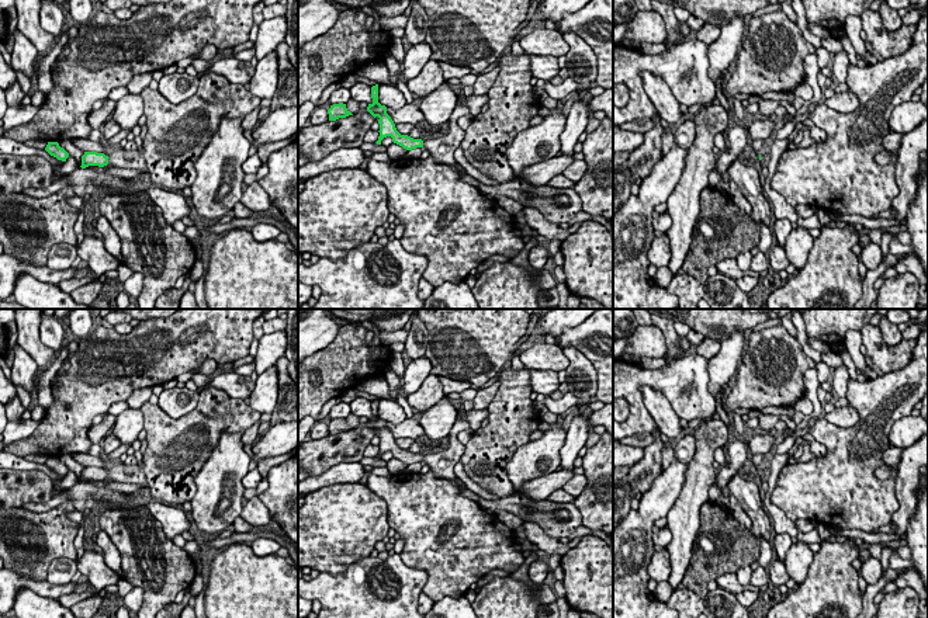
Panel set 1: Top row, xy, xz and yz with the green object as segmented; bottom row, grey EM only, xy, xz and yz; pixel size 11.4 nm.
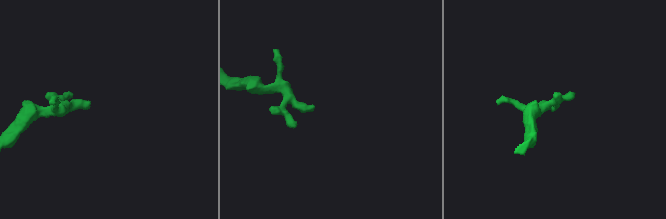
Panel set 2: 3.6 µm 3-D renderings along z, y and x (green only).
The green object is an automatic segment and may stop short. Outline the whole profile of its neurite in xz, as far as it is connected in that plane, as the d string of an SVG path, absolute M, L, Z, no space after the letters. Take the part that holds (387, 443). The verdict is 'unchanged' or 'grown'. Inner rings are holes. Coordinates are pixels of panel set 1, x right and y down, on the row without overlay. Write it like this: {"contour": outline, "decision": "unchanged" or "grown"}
{"contour": "M378 399L371 402L371 413L373 417L368 419L367 426L375 433L378 431L378 438L380 438L380 451L378 455L375 456L377 459L381 459L381 455L387 451L392 452L392 456L402 461L406 465L412 465L416 462L423 462L426 464L433 475L436 478L442 479L449 479L449 480L456 480L458 486L464 490L468 487L465 483L456 476L454 473L454 465L461 459L464 454L465 445L463 445L457 434L461 433L465 428L470 428L470 423L467 420L457 420L450 431L450 440L449 440L449 447L437 454L413 454L408 449L401 449L391 431L387 428L387 421L381 420L378 417Z", "decision": "grown"}

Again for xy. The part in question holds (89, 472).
{"contour": "M115 465L110 471L105 471L104 468L97 466L84 466L82 471L82 483L86 483L89 480L114 480L121 483L138 483L146 486L146 475L143 469L141 469L138 465Z", "decision": "grown"}

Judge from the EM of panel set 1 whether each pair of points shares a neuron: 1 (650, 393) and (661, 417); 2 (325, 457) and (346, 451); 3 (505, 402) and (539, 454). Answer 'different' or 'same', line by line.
1: same
2: same
3: different

